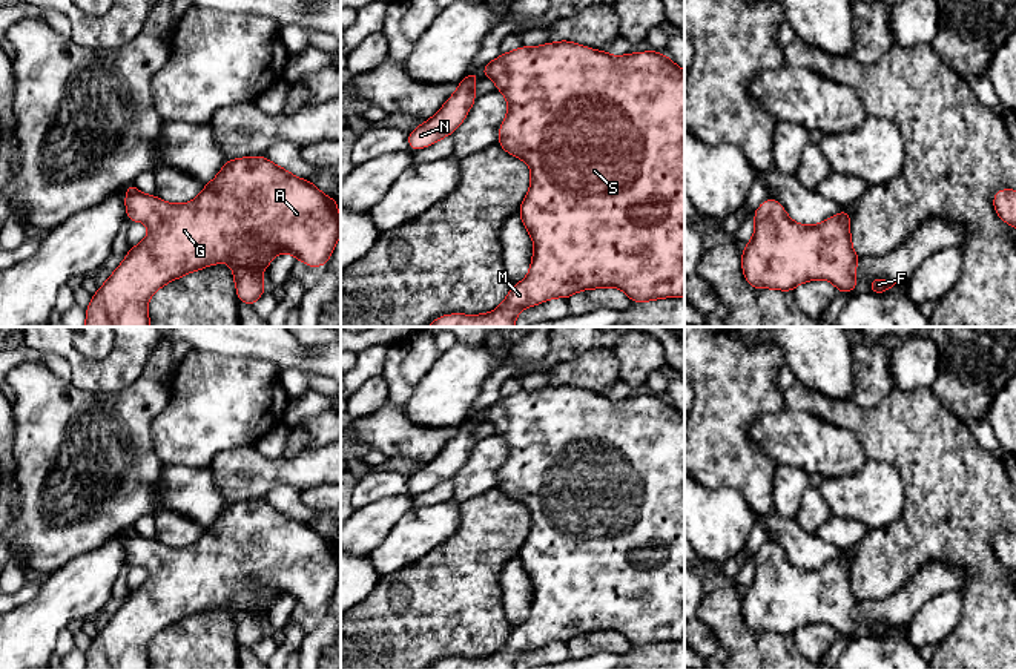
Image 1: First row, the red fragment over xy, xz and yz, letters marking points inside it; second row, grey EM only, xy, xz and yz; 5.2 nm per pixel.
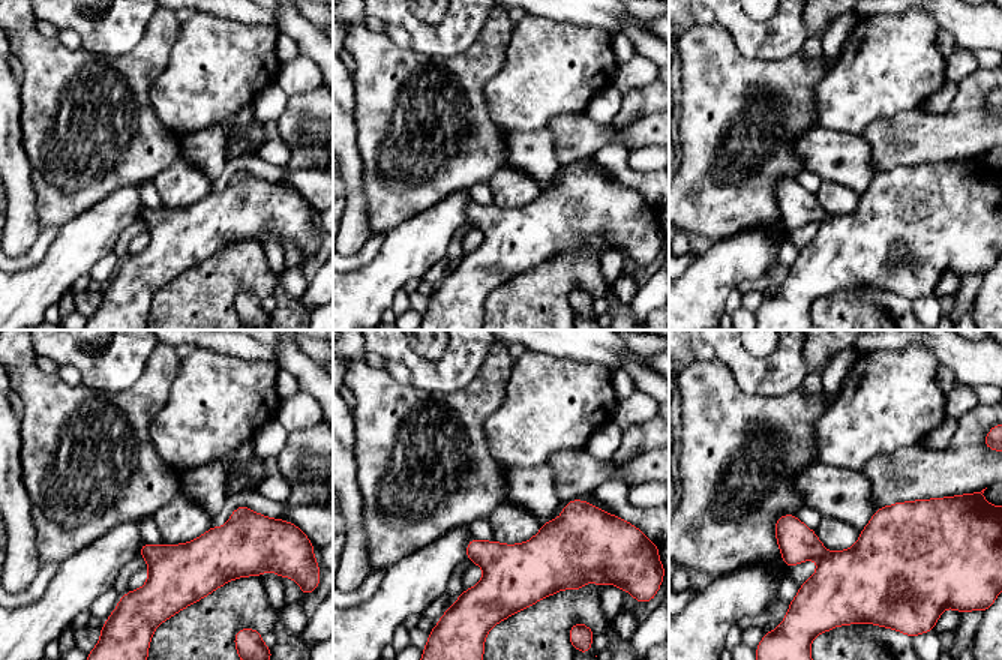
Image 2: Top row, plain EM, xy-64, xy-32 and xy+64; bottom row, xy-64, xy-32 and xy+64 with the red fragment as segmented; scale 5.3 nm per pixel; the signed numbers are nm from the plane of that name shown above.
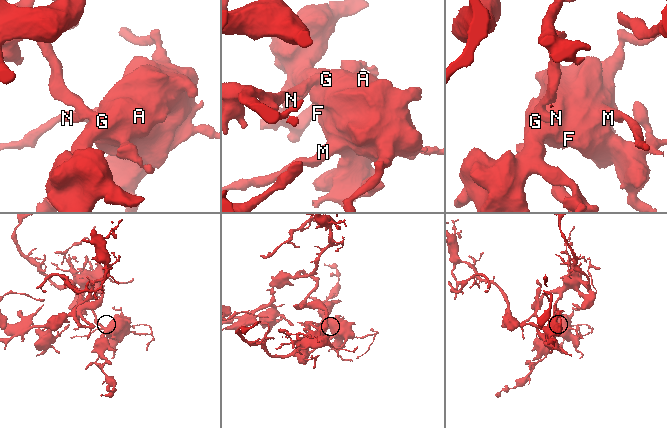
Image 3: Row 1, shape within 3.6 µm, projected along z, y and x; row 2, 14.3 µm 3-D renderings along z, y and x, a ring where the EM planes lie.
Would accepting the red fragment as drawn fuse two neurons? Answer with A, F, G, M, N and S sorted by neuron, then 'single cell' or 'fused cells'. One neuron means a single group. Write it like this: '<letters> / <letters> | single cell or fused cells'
A F G M N S | single cell

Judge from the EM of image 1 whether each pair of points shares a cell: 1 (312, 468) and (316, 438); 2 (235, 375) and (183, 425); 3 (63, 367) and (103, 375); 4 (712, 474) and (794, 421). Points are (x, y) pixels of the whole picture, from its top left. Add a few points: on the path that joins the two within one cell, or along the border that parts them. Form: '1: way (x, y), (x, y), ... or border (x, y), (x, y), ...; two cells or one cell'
1: border (324, 445), (304, 448), (293, 456), (284, 456); two cells
2: way (221, 388), (195, 415); one cell
3: border (43, 352), (62, 356), (68, 362), (71, 381); two cells
4: border (760, 413), (751, 425), (749, 438), (777, 464); two cells

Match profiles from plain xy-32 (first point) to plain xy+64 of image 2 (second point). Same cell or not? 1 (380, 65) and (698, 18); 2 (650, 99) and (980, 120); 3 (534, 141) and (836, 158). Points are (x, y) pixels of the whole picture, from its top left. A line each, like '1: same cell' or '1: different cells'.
1: different cells
2: different cells
3: same cell

